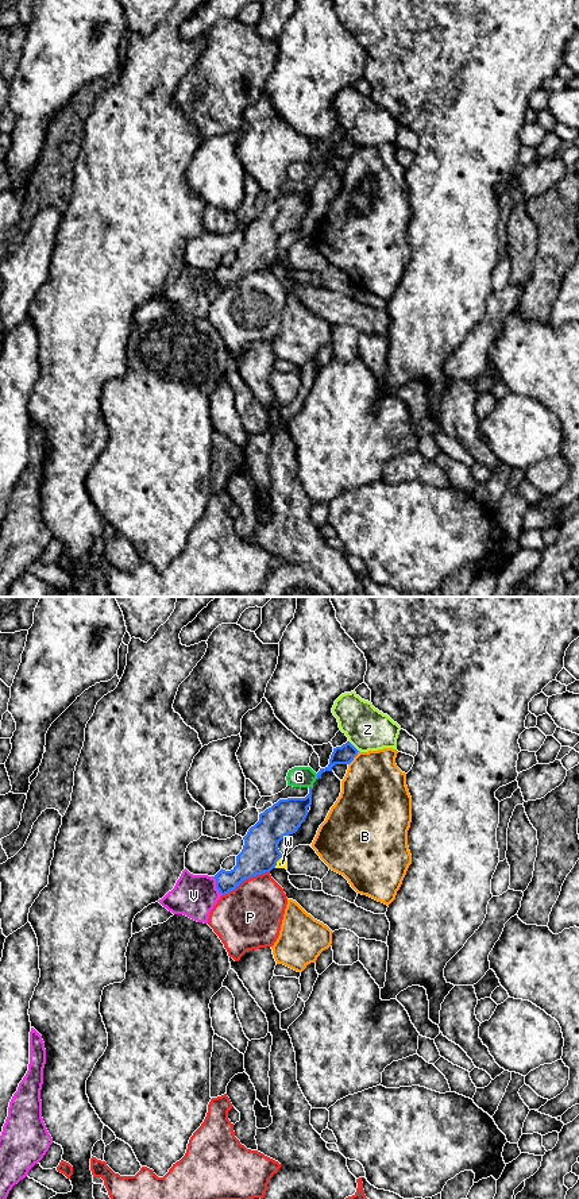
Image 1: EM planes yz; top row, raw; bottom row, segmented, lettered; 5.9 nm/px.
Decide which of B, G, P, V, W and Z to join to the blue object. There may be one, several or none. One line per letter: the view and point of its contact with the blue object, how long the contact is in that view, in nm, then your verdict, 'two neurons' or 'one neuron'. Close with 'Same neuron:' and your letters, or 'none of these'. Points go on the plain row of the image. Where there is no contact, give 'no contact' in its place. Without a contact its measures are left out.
B: contact yz (354, 151); length 110 nm; two neurons
G: contact yz (317, 172); length 30 nm; two neurons
P: contact yz (244, 274); length 320 nm; two neurons
V: contact yz (216, 281); length 120 nm; one neuron
W: contact yz (278, 254); length 90 nm; two neurons
Z: contact yz (352, 141); length 90 nm; two neurons
Same neuron: V

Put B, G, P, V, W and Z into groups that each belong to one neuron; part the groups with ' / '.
B / G / P / V / W / Z

